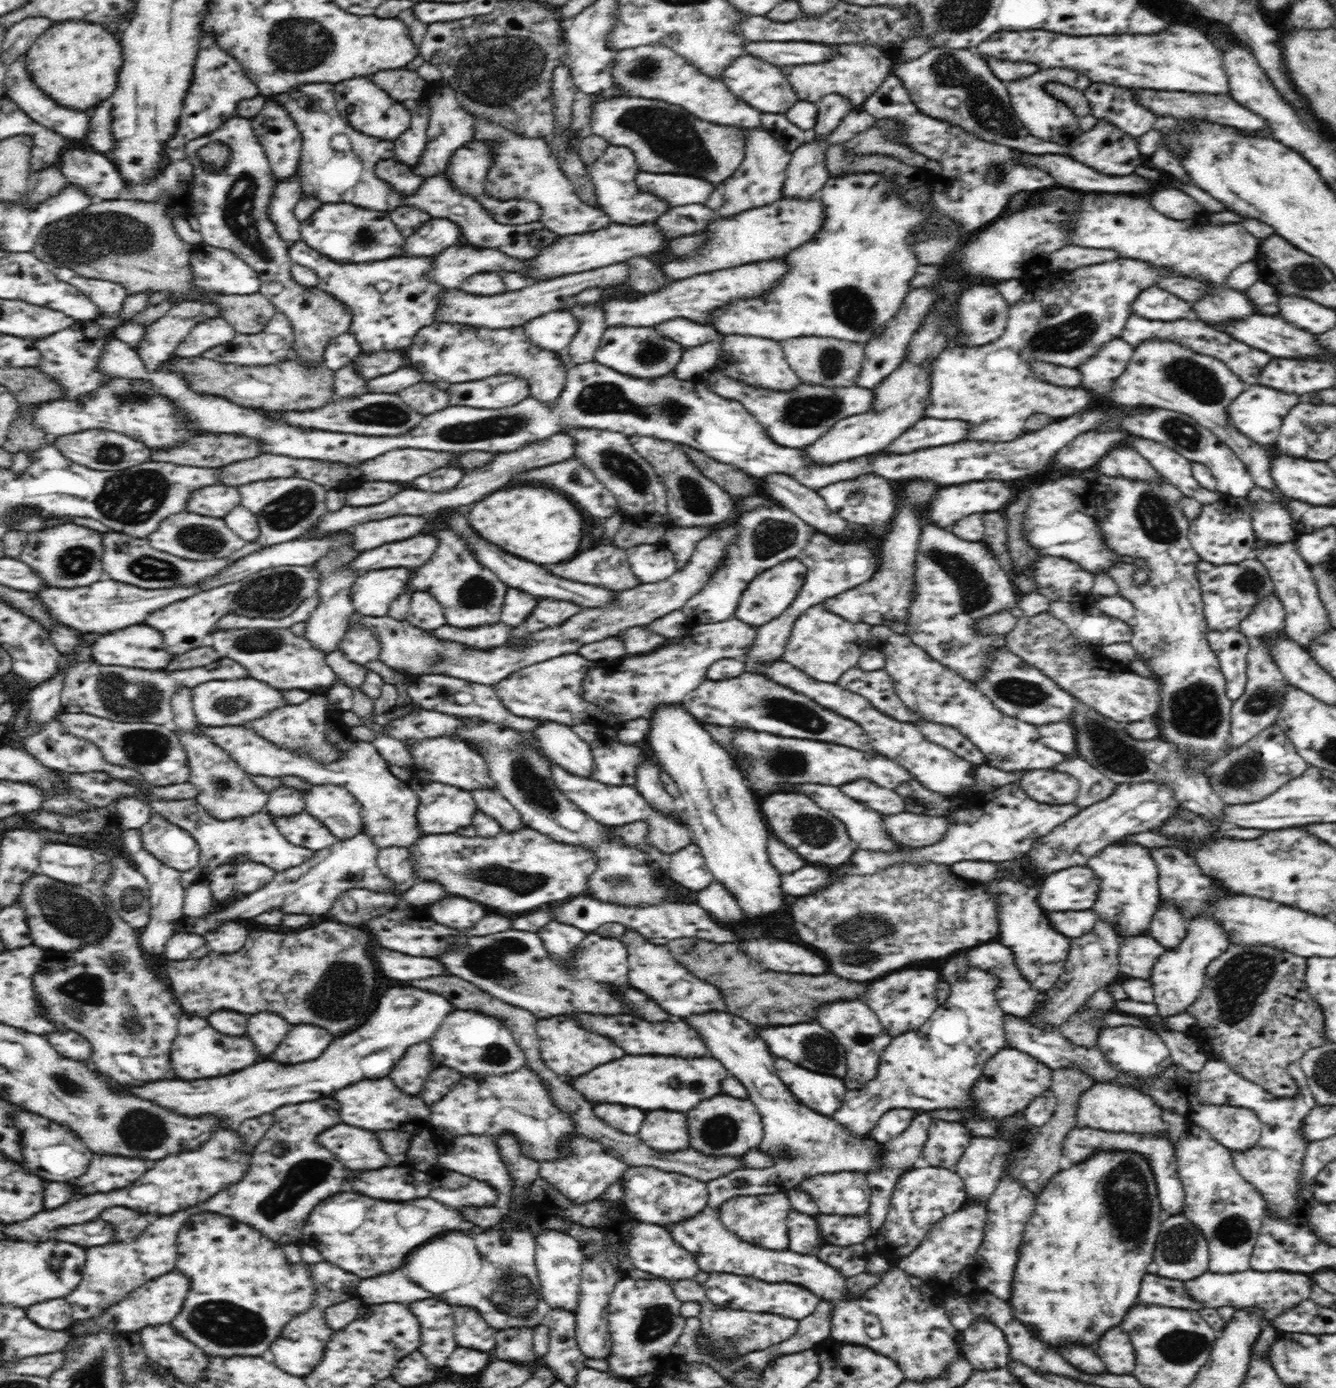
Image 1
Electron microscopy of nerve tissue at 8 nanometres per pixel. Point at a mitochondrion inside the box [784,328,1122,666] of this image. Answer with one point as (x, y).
(975, 594)

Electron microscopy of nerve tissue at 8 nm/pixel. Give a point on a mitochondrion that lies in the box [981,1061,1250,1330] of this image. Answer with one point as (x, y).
(1129, 1217)

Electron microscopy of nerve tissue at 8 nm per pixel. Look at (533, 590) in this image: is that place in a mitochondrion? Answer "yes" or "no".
no

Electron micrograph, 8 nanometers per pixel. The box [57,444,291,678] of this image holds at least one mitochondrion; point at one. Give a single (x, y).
(133, 498)

